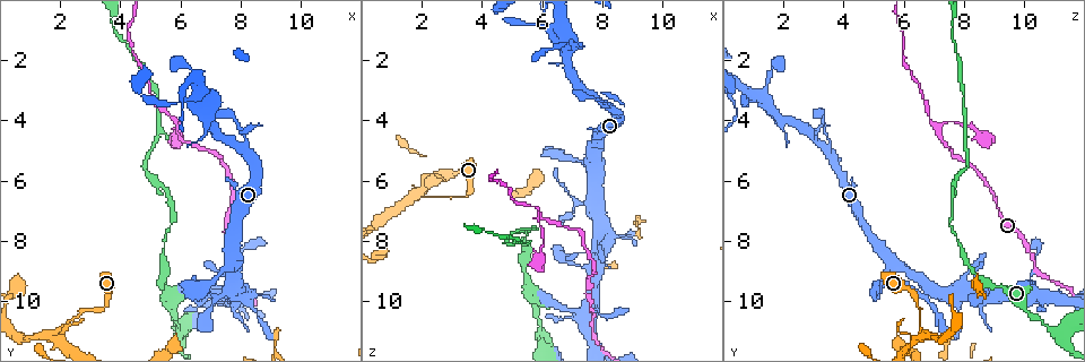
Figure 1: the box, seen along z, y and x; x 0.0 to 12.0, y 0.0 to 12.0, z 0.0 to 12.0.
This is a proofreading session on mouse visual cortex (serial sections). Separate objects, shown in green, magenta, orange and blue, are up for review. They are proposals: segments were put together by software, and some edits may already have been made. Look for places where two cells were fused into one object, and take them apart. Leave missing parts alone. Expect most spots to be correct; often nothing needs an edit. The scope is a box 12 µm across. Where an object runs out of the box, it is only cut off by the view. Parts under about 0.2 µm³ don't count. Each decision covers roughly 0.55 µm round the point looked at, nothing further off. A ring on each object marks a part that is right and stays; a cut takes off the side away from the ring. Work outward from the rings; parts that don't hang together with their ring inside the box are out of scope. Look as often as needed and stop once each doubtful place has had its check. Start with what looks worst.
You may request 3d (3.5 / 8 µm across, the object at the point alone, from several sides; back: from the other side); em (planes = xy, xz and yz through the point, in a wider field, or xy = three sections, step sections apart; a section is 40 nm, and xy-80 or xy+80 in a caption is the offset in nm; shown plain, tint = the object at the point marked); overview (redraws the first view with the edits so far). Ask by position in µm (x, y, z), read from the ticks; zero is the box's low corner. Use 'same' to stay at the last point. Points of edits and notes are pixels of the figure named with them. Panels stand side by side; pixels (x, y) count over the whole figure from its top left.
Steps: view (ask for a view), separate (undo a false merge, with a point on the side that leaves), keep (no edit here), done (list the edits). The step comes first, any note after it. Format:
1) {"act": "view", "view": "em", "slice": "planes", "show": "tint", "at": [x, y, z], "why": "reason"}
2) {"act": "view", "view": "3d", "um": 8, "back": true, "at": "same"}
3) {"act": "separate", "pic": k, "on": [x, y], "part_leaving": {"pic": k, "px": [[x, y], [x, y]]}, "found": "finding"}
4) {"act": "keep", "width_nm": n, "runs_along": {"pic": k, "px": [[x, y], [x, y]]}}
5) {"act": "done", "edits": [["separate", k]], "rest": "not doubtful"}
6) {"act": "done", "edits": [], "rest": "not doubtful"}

{"act": "view", "view": "3d", "um": 3.5, "back": true, "at": [1.9, 11.1, 6.6], "why": "sudden change in width"}

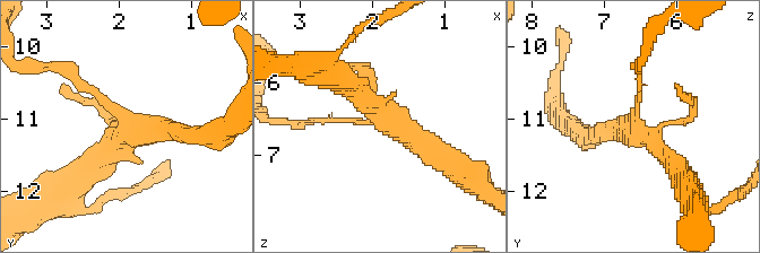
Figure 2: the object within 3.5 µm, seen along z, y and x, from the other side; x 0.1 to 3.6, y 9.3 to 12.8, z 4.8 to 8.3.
{"act": "view", "view": "em", "slice": "xy", "step": 1, "show": "plain", "at": [1.85, 11.05, 6.60], "why": "need the tissue"}

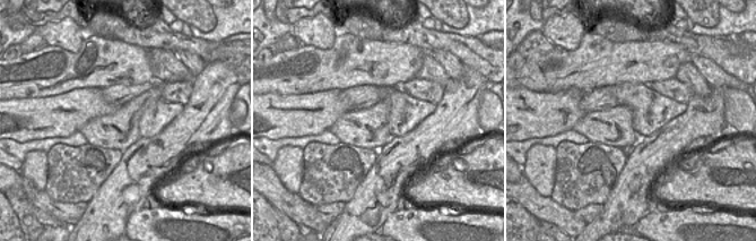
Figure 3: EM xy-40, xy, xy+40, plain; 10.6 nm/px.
{"act": "view", "view": "em", "slice": "xy", "step": 1, "show": "tint", "at": "same"}

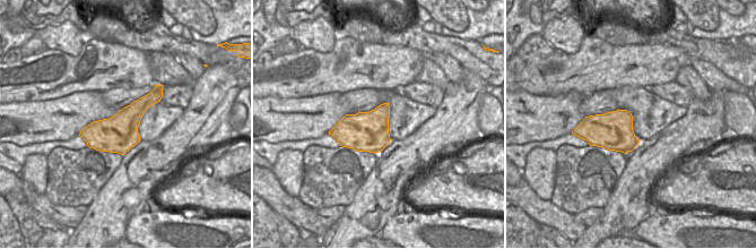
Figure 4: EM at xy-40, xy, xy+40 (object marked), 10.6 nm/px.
{"act": "keep", "runs_along": {"pic": 2, "px": [[75, 75], [137, 130], [192, 133]]}, "found": "all the same cell"}

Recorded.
{"act": "view", "view": "3d", "um": 3.5, "at": [6.0, 11.0, 11.1], "why": "four-way junction"}

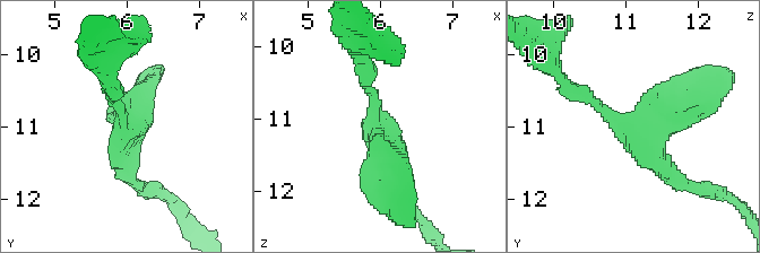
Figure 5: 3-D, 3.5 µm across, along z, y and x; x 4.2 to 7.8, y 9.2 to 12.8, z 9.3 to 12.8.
{"act": "view", "view": "em", "slice": "xy", "step": 2, "show": "tint", "at": [6.00, 11.10, 11.15], "why": "now the EM"}

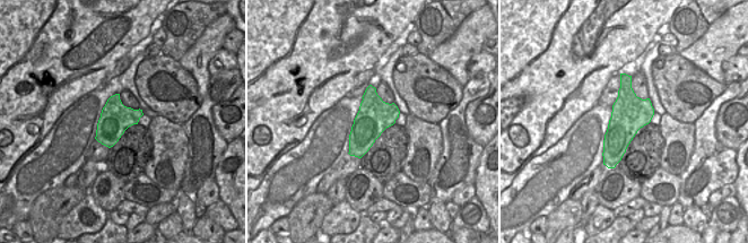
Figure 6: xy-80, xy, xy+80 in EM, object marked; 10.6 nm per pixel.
{"act": "keep", "arms": 4, "runs_along": {"pic": 5, "px": [[364, 73], [378, 132], [406, 175]]}, "found": "one cell here"}

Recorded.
{"act": "view", "view": "3d", "um": 3.5, "at": [5.8, 4.4, 7.1], "why": "sharp bend"}

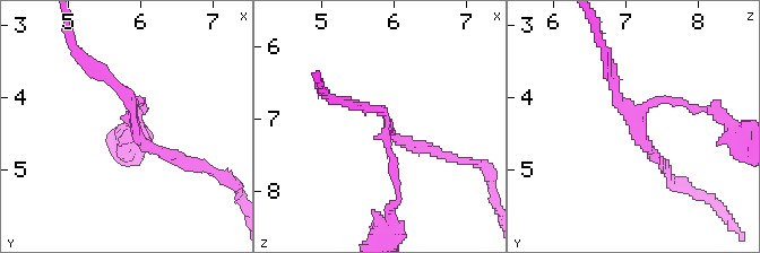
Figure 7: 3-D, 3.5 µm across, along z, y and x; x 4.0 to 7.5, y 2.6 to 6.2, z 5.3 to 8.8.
{"act": "view", "view": "em", "slice": "xy", "step": 2, "show": "tint", "at": [5.85, 4.35, 7.20]}

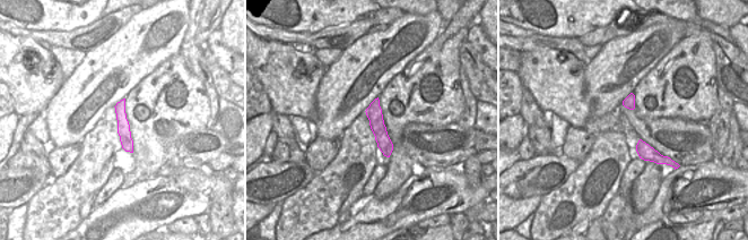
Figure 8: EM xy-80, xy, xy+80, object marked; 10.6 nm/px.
{"act": "keep", "width_nm": 170, "runs_along": {"pic": 7, "px": [[184, 164], [139, 139], [143, 108]]}, "found": "one cell here"}

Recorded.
{"act": "view", "view": "3d", "um": 3.5, "at": [7.6, 4.5, 3.0], "why": "a narrow waist"}

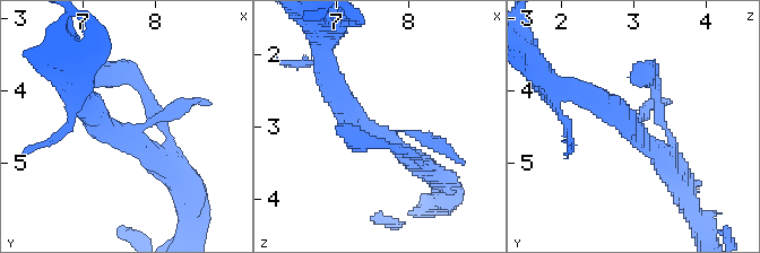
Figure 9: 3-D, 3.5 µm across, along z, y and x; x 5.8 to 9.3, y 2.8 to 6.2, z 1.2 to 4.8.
{"act": "view", "view": "em", "slice": "xy", "step": 3, "show": "tint", "at": [7.60, 4.60, 3.10], "why": "now the EM"}

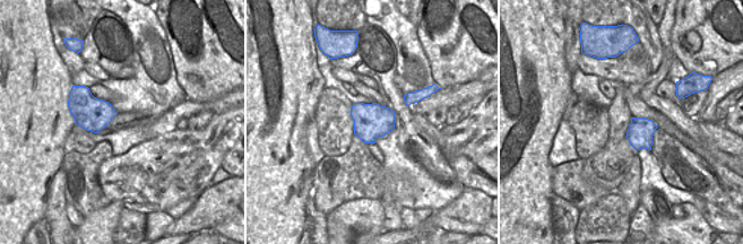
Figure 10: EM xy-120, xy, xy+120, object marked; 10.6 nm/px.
{"act": "view", "view": "em", "slice": "xy", "step": 2, "show": "tint", "at": "same", "why": "cut it another way"}

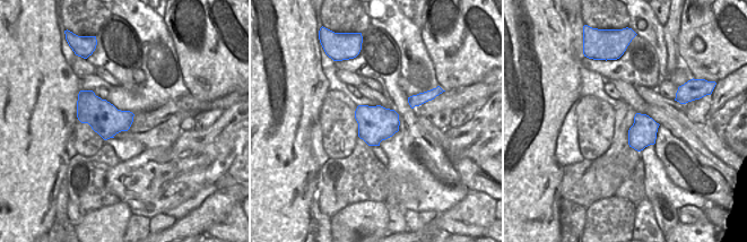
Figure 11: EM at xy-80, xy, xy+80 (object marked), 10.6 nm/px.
{"act": "keep", "runs_along": {"pic": 9, "px": [[425, 168], [352, 116], [331, 84]]}, "found": "all the same cell"}

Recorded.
{"act": "done", "edits": [], "rest": "not doubtful"}

